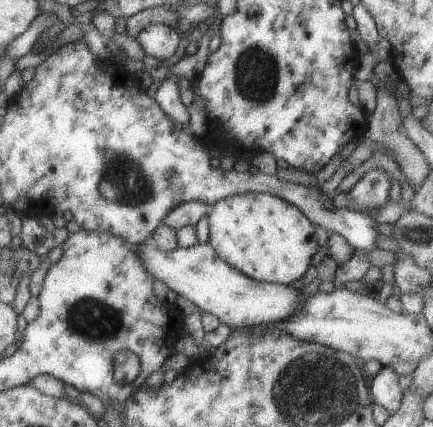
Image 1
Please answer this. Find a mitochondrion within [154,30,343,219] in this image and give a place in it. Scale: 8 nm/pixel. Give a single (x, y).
(256, 73)

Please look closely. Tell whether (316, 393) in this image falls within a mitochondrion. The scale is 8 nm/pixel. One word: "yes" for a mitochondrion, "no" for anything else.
yes

